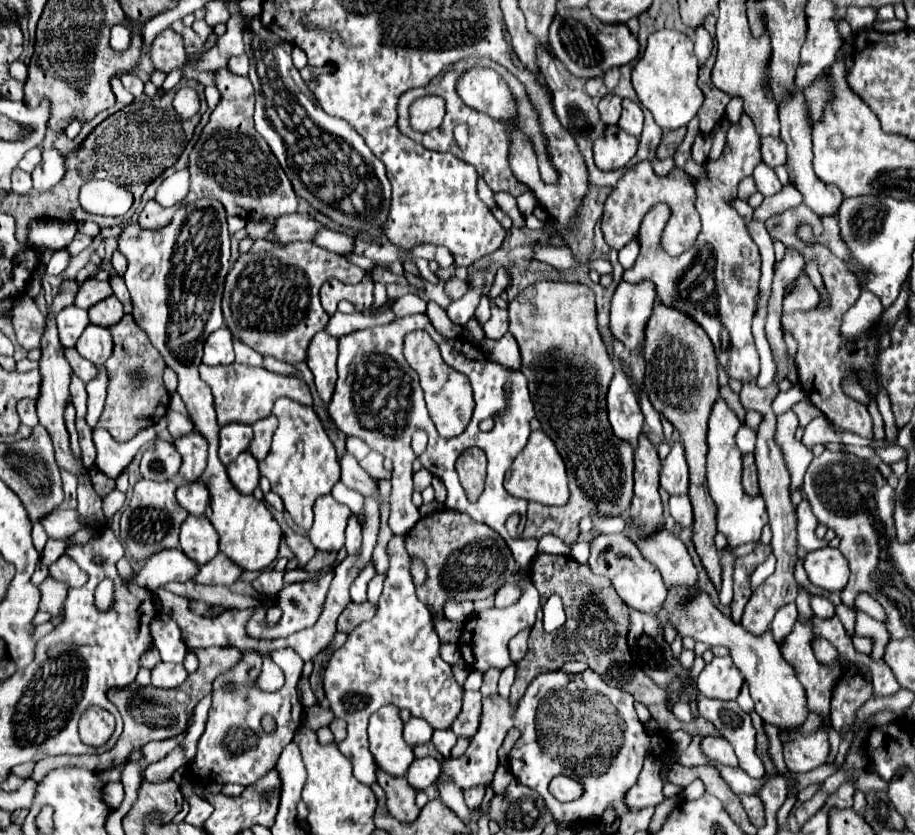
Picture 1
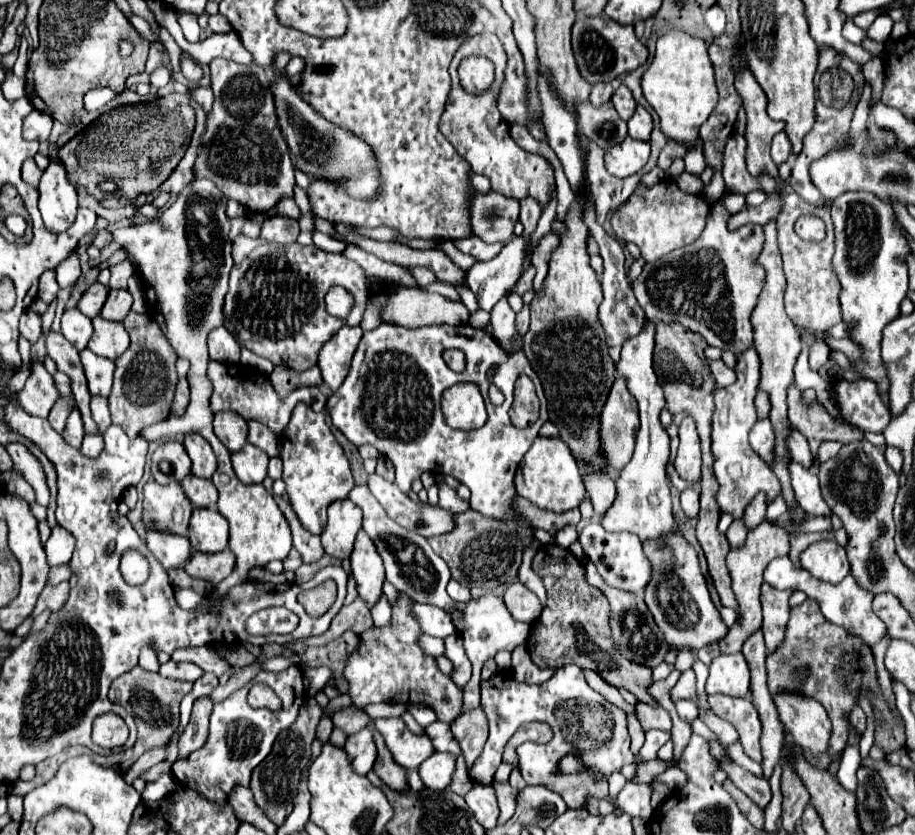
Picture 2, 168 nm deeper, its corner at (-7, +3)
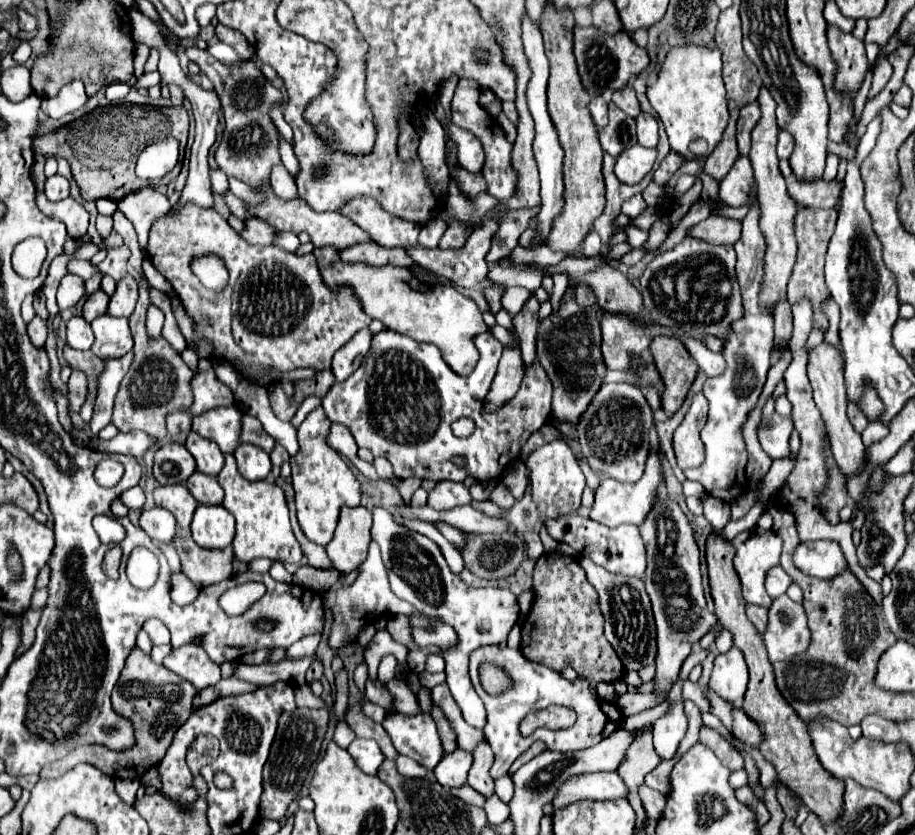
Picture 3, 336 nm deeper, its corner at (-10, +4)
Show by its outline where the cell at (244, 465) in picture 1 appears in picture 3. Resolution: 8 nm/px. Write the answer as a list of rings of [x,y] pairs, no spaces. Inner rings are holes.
[[[240,444],[234,456],[238,460],[238,470],[246,480],[264,480],[272,468],[270,456],[252,444]]]

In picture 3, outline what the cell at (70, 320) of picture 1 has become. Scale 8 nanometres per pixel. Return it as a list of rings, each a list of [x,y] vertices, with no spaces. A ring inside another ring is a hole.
[[[78,316],[72,318],[66,324],[66,334],[68,334],[68,346],[76,348],[76,350],[90,350],[90,346],[94,344],[94,336],[92,336],[92,328],[90,324]]]

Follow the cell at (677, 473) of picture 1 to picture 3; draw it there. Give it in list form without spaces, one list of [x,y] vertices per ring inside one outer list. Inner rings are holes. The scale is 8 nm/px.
[[[694,394],[682,424],[674,432],[674,454],[682,470],[696,468],[704,460],[704,444],[700,440],[700,430],[704,428],[706,412],[708,402],[704,400],[704,394]]]

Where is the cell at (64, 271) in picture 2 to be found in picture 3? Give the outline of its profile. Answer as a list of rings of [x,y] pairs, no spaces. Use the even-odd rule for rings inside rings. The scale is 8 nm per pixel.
[[[68,273],[60,282],[56,298],[60,312],[72,308],[84,296],[84,280],[76,274]]]

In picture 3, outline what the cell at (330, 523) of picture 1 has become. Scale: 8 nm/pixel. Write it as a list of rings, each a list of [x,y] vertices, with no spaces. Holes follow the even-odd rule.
[[[364,506],[340,510],[338,528],[334,538],[326,546],[328,556],[338,572],[354,572],[368,556],[370,544],[370,528],[372,528],[372,514]]]

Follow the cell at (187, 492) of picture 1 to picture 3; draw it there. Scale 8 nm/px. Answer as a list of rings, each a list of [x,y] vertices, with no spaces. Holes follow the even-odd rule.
[[[196,472],[188,482],[186,482],[190,494],[200,502],[200,504],[222,504],[224,490],[218,484],[216,476],[208,476],[202,472]]]

